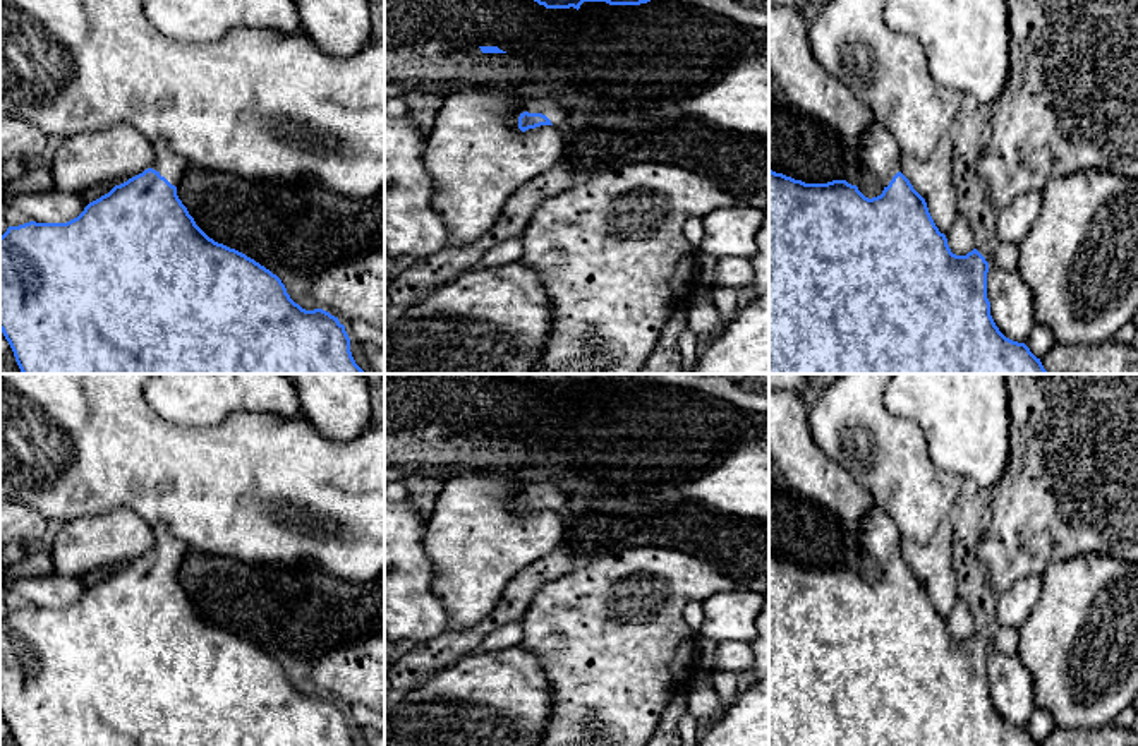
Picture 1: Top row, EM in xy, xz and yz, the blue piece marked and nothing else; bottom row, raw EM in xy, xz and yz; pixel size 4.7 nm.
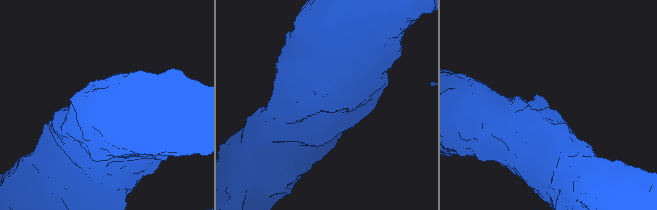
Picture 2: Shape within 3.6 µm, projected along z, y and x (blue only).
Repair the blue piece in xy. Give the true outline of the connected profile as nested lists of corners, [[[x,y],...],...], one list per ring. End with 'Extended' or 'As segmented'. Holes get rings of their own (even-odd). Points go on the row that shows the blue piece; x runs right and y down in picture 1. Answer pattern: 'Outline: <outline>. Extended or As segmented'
Outline: [[[165,142],[153,144],[154,163],[142,173],[115,185],[89,202],[67,223],[29,221],[9,226],[0,237],[0,331],[9,341],[22,374],[364,374],[350,352],[350,338],[338,317],[323,309],[306,310],[287,293],[269,269],[209,238],[177,196],[177,185],[189,163]]]. Extended

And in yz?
Outline: [[[874,122],[860,139],[857,156],[884,185],[877,197],[865,197],[846,180],[805,183],[769,170],[769,374],[1049,374],[1025,343],[1006,338],[990,316],[987,298],[989,262],[973,249],[956,256],[935,226],[925,199],[901,173],[901,153],[887,130]]]. Extended

